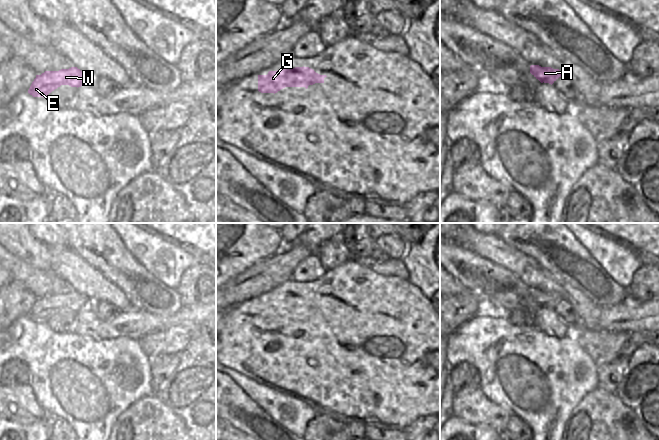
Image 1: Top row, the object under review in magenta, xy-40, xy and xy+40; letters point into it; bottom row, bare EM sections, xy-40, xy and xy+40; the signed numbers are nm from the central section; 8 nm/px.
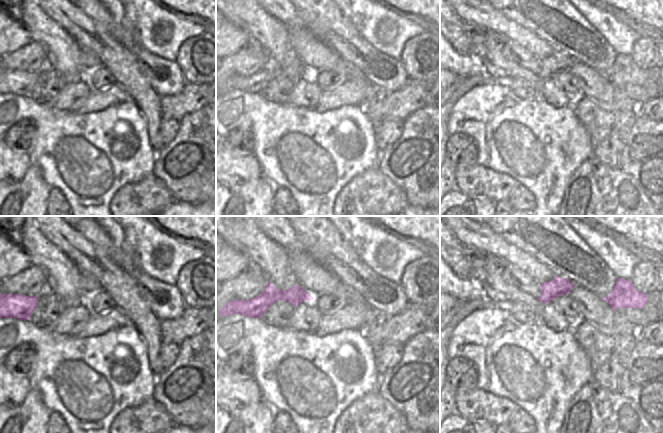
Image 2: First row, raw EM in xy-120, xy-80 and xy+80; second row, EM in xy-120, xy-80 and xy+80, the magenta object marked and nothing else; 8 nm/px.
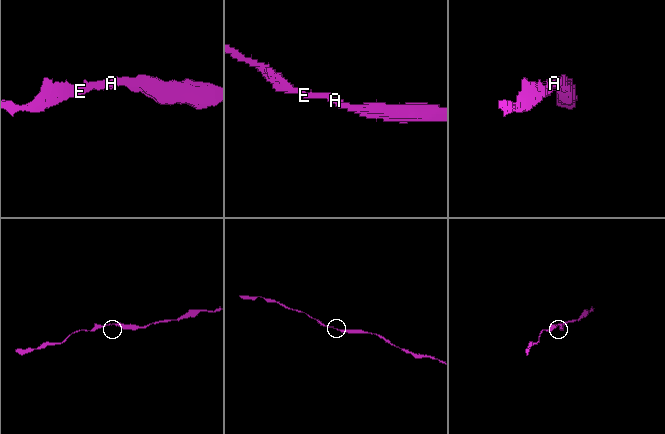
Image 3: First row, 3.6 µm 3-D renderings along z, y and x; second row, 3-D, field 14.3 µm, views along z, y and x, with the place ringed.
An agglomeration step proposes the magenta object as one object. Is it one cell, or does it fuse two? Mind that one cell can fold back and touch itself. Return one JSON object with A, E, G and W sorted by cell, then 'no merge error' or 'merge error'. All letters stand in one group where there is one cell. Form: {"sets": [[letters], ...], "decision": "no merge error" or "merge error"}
{"sets": [["A", "E", "G", "W"]], "decision": "no merge error"}

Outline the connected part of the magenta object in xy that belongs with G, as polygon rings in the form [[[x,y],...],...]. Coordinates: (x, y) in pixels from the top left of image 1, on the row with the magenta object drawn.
[[[309,67],[279,69],[269,71],[267,75],[258,75],[258,91],[277,93],[285,87],[305,87],[315,83],[324,83],[326,75],[320,75]]]

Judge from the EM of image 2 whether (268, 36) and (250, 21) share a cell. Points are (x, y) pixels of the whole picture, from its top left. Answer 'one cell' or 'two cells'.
one cell

